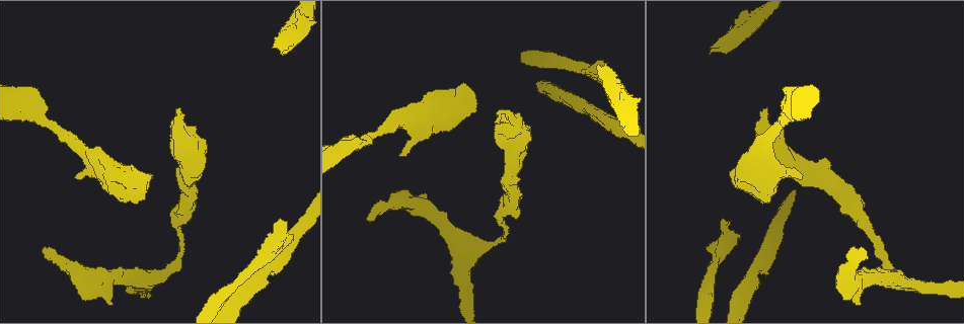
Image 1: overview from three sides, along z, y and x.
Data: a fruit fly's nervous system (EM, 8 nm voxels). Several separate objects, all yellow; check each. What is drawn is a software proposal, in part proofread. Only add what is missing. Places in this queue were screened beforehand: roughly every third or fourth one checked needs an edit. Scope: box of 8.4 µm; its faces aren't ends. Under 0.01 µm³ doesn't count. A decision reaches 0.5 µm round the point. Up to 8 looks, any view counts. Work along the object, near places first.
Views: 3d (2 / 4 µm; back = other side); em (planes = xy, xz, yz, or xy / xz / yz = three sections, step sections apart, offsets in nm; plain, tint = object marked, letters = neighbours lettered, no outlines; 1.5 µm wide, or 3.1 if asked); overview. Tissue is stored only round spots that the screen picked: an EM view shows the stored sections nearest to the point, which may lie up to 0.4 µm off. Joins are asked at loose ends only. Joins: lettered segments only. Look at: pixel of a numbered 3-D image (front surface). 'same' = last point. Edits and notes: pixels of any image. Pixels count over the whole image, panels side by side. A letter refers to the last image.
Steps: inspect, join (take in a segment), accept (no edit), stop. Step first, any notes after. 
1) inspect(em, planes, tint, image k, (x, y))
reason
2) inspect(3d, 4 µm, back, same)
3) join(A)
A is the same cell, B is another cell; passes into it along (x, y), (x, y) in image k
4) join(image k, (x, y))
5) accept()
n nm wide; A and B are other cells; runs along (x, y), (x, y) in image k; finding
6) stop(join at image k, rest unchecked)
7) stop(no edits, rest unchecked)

inspect(em, planes, tint, image 1, (605, 65))
branch stops here

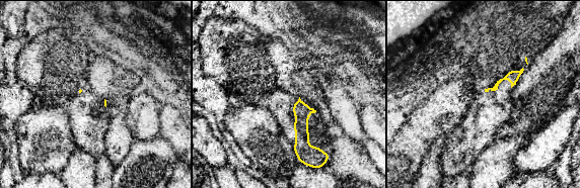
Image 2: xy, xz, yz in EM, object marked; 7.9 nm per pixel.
inspect(em, planes, letters, same)
what lies round it

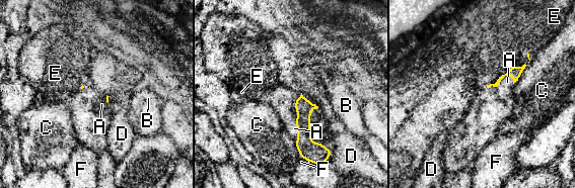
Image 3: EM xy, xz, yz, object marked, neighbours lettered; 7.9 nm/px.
join(A)
A is the same cell, B, C, D, E and F are other cells; passes into it along (515, 72), (502, 79), (507, 82) in image 3; the neuron continues

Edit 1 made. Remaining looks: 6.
inspect(em, xz, step 4, tint, image 1, (858, 303))
branch stops here

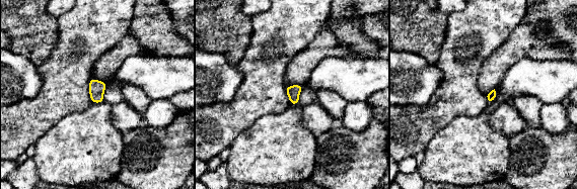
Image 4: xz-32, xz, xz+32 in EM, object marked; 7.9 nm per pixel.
inspect(em, planes, letters, same)

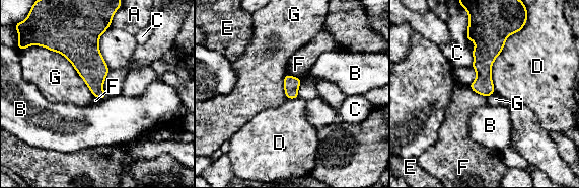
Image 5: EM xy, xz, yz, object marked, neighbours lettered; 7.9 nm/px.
accept()
A, B, C, D, E, F and G are other cells; no lettered segment goes on from it

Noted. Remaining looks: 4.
stop(join at image 3, rest unchecked)

